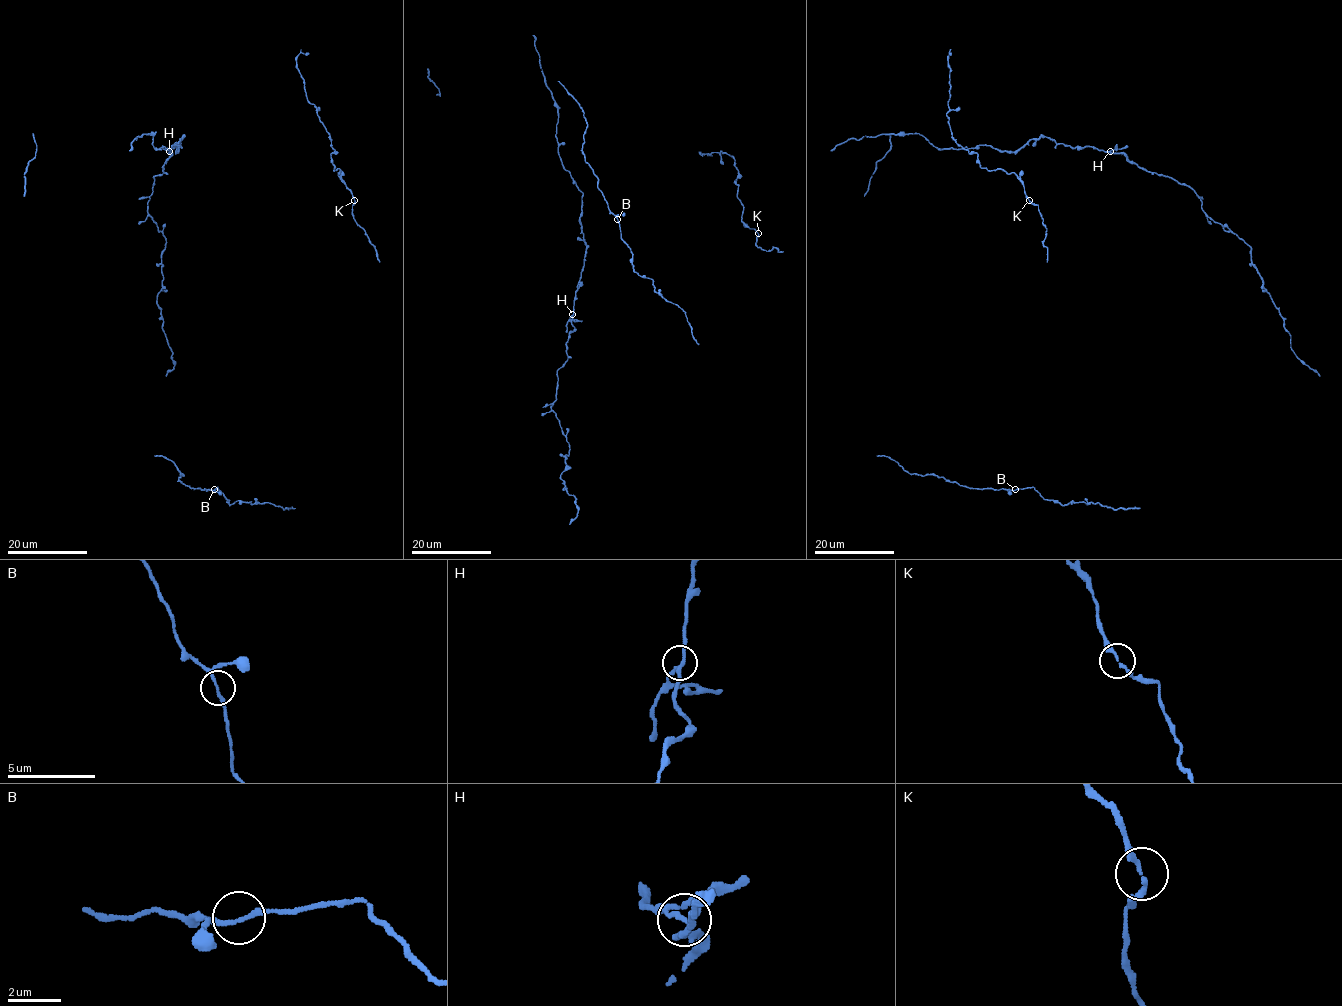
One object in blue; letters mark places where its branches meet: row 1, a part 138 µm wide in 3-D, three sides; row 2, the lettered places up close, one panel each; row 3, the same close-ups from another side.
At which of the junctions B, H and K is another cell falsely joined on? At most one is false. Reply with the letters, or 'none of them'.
none of them

